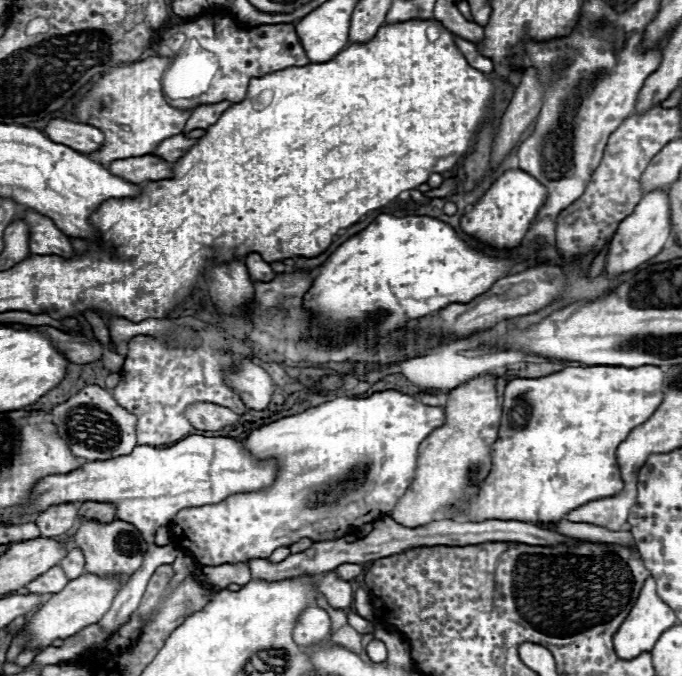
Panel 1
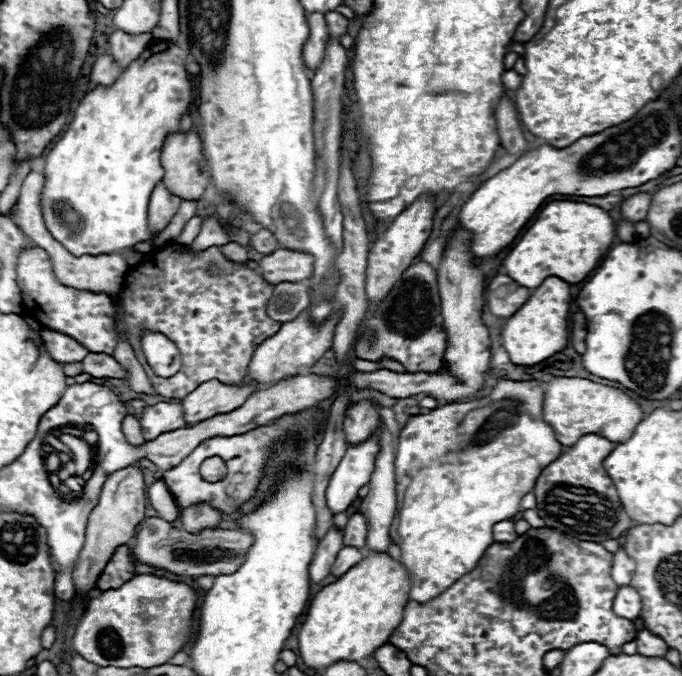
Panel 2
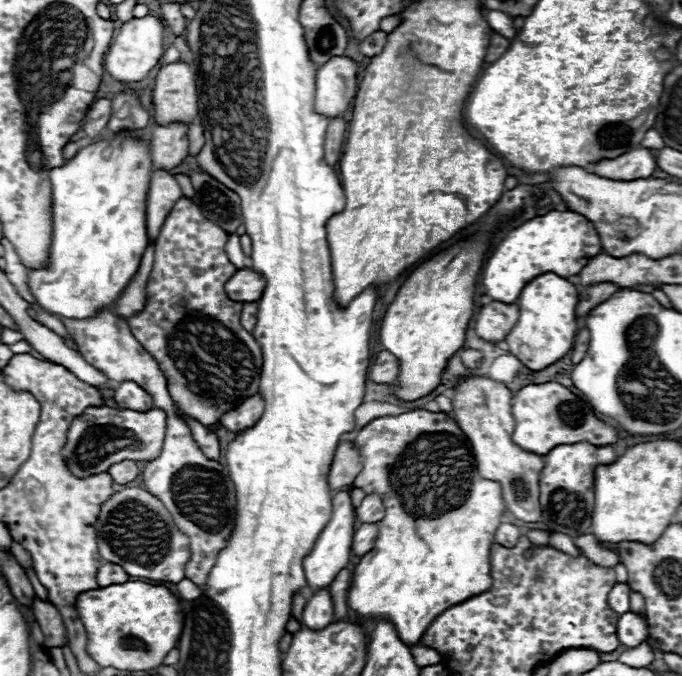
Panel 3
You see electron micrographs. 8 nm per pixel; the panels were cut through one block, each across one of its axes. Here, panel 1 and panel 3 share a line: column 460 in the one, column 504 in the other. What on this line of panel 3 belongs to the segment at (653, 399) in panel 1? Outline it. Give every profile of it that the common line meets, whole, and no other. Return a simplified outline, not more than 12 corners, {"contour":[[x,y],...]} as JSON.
{"contour":[[444,412],[366,424],[348,606],[406,644],[490,590],[506,510]]}

